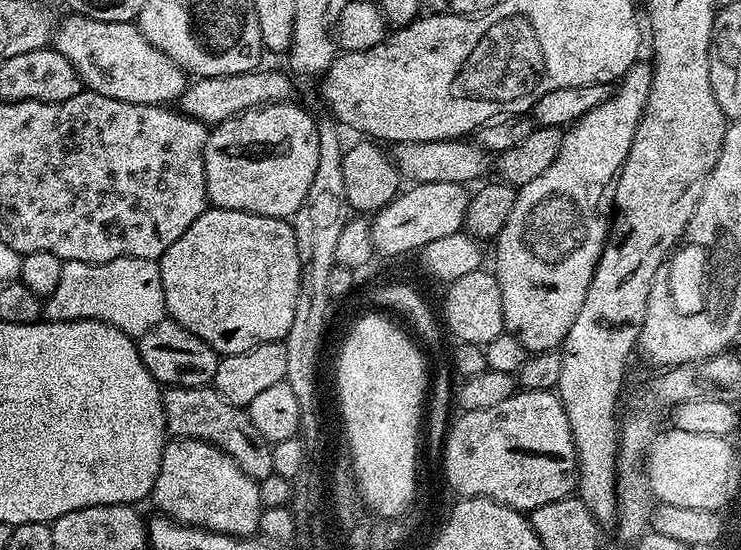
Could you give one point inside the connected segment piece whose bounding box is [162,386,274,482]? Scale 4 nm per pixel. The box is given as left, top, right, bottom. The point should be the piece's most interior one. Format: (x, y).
(190, 413)

